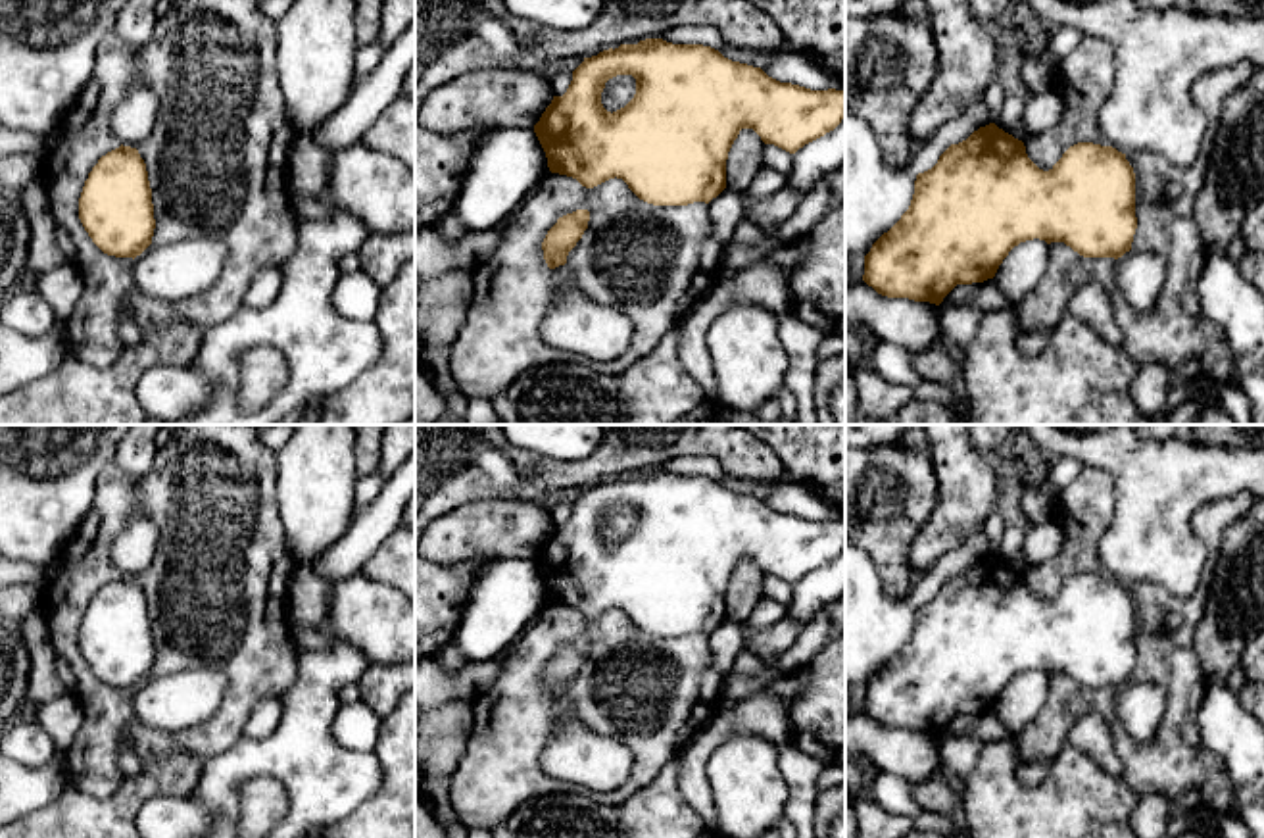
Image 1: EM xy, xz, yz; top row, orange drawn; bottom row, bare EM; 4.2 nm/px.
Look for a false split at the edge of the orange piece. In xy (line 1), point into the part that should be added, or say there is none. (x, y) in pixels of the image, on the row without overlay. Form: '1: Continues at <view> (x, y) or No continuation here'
1: No continuation here

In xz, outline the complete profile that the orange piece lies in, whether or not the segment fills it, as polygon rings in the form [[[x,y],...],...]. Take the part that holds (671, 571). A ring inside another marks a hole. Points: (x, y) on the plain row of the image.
[[[645,469],[584,488],[567,523],[553,527],[534,563],[551,604],[572,607],[586,619],[617,607],[647,634],[688,636],[709,634],[726,619],[728,582],[741,559],[753,559],[765,575],[795,584],[834,561],[843,548],[845,521],[780,513],[711,477]],[[617,505],[632,505],[636,525],[611,544],[601,534],[601,523]]]

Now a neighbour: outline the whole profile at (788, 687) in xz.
[[[809,667],[788,673],[788,675],[778,675],[776,680],[770,684],[770,690],[790,709],[795,698],[805,690],[807,678],[809,678]]]

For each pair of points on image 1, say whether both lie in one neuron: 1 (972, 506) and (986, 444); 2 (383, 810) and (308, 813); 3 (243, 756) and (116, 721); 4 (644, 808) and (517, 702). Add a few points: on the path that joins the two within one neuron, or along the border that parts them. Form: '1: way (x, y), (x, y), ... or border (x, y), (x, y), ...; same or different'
1: border (972, 444), (986, 456); different
2: border (381, 775), (381, 785), (342, 817); different
3: border (241, 735), (208, 760); different
4: border (663, 765), (617, 804), (584, 796); different

